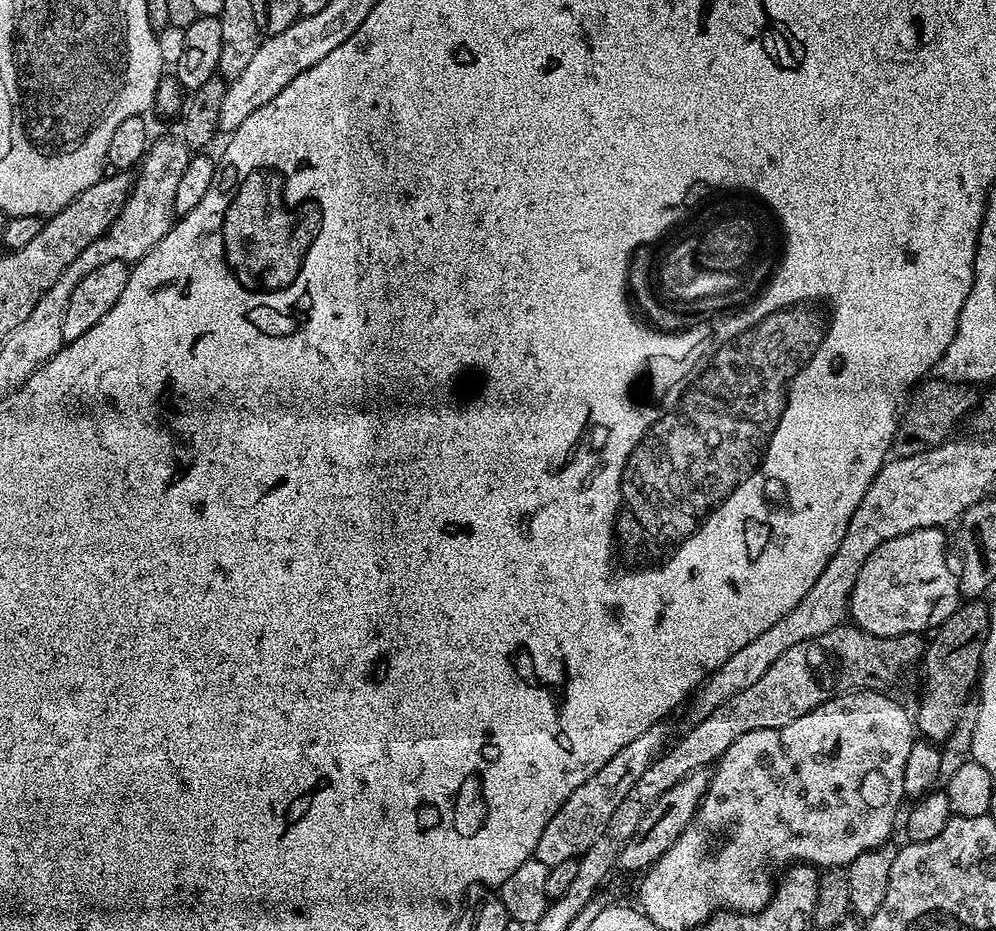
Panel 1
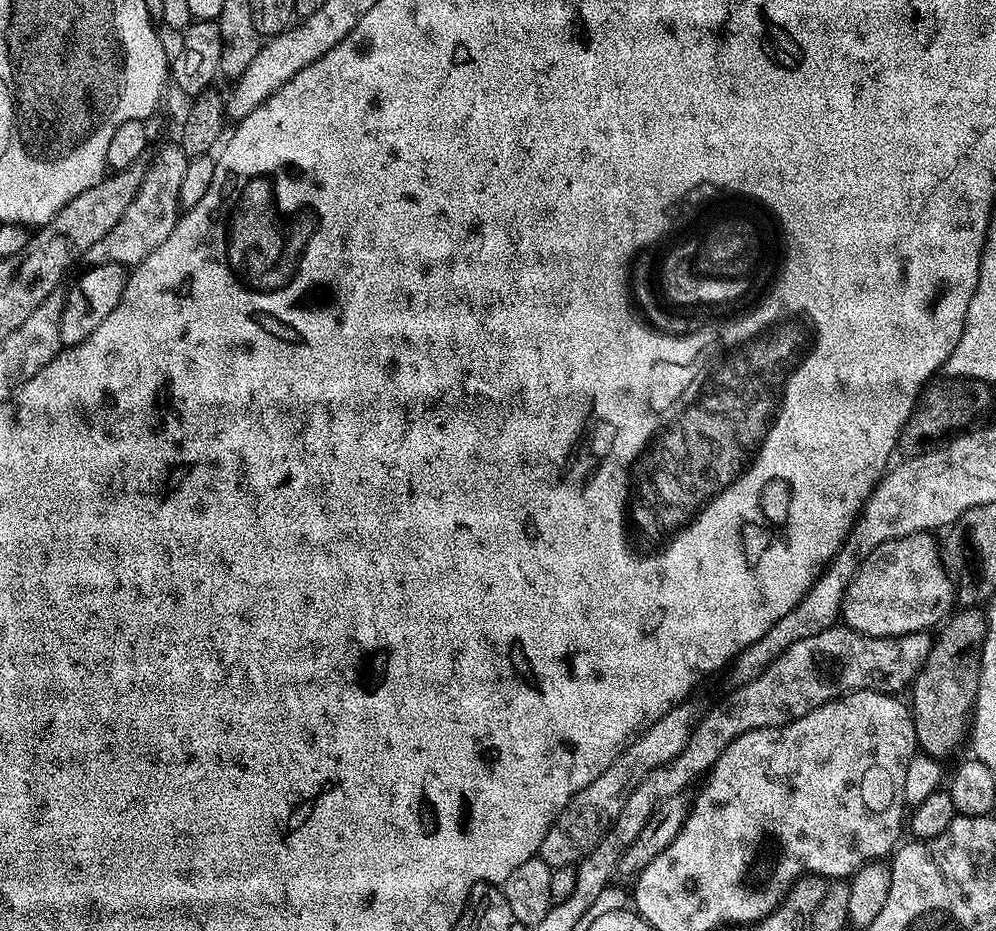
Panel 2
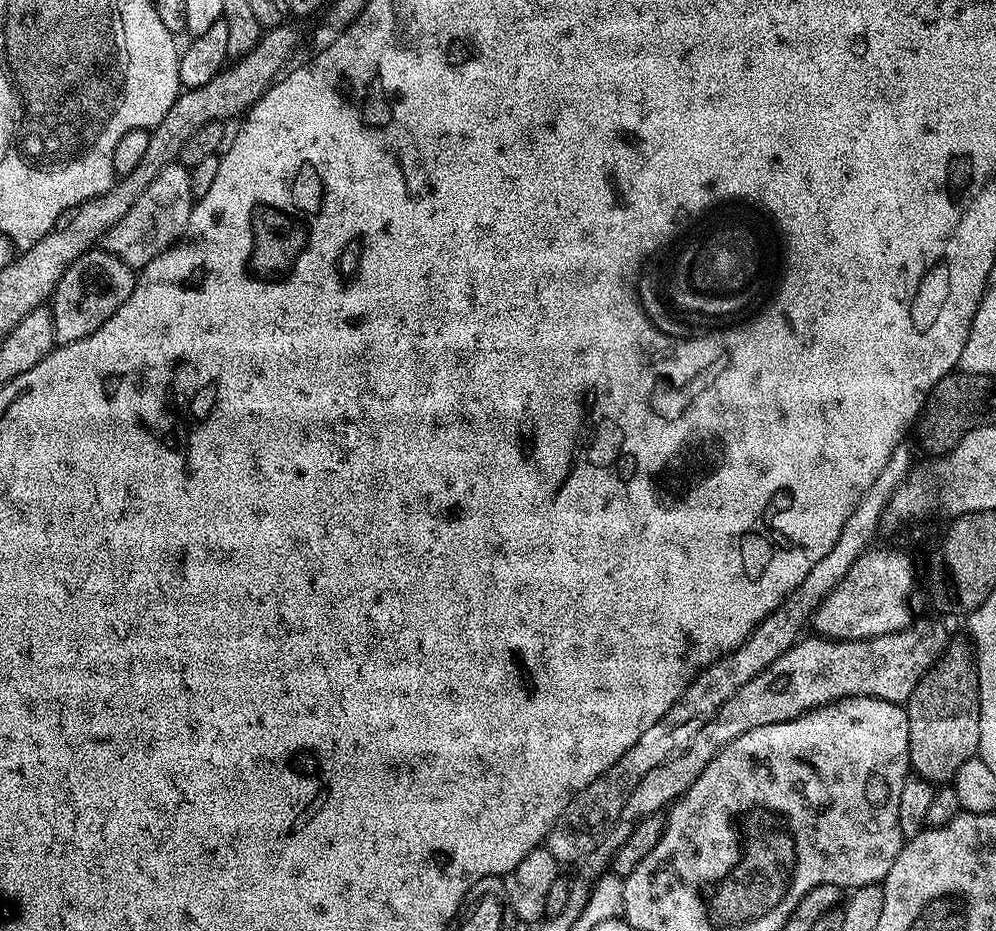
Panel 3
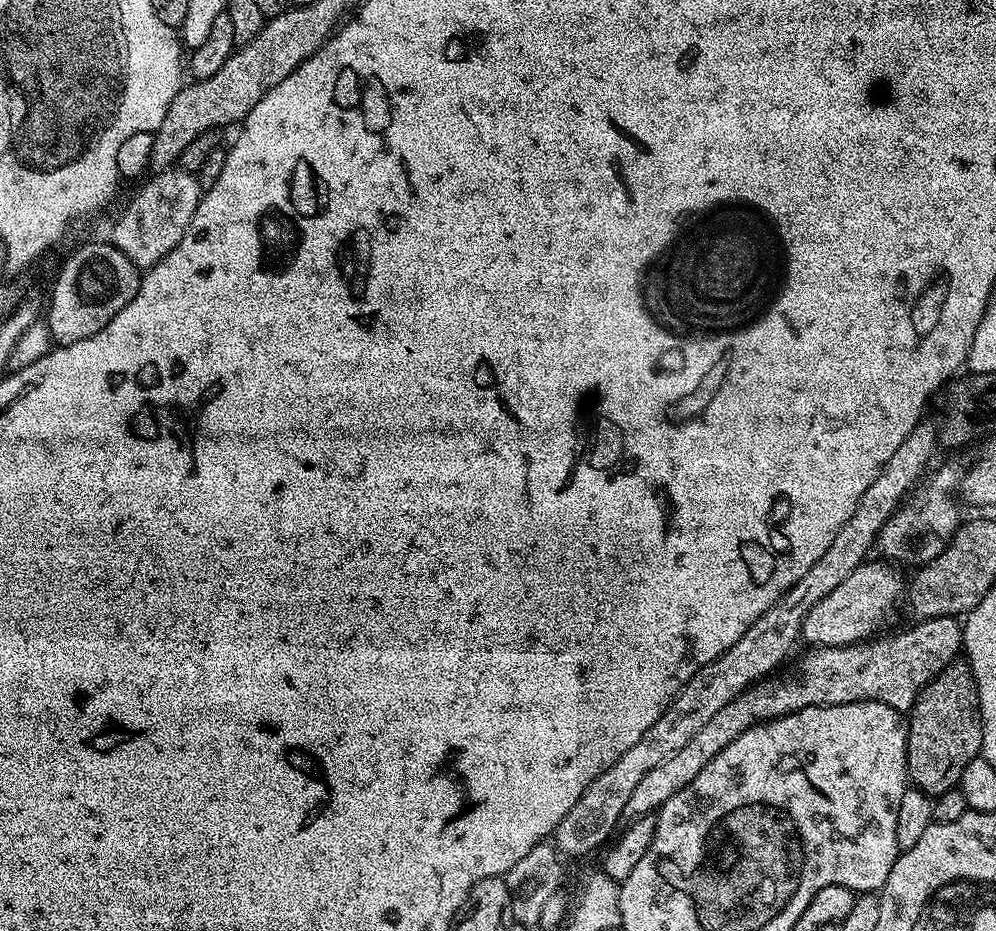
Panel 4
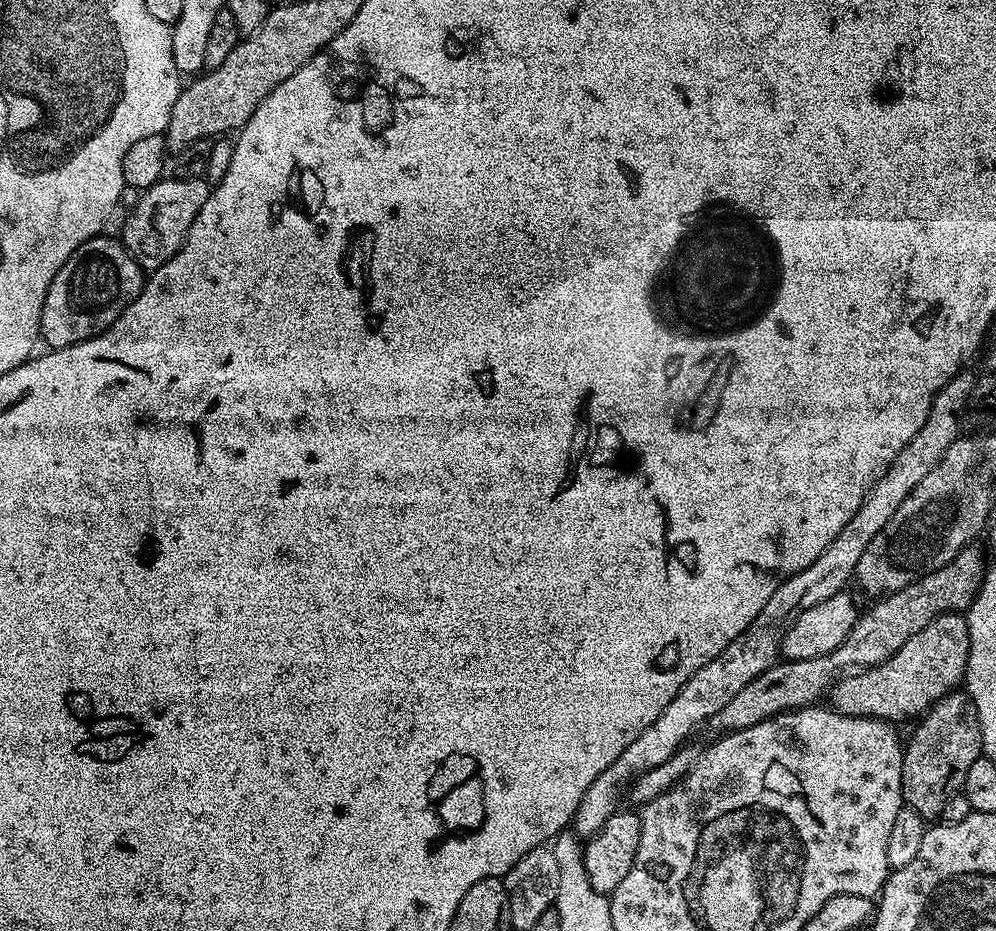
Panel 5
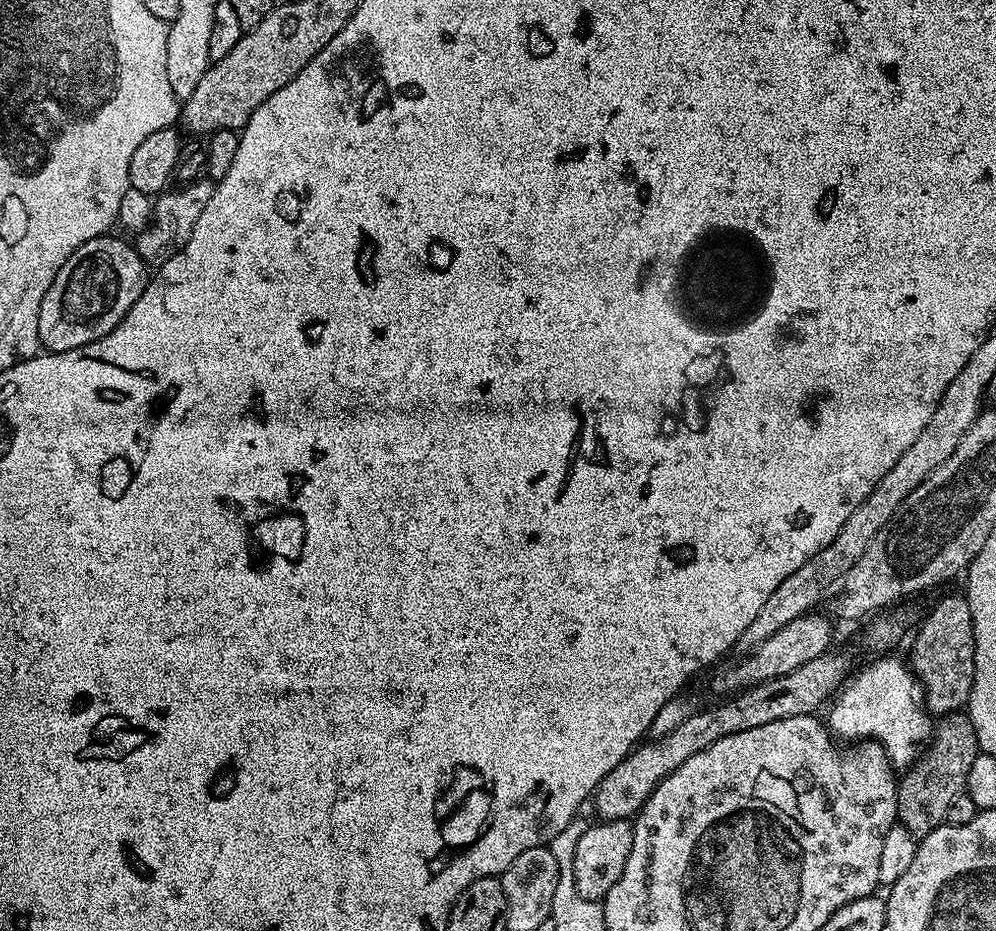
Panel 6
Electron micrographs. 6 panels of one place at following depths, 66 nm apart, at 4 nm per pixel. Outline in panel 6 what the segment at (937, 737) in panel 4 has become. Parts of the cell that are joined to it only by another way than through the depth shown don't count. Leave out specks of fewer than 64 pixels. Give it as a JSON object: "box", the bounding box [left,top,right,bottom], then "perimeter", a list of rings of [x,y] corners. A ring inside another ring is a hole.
{"box":[896,711,980,838],"perimeter":[[[963,711],[952,712],[943,717],[935,725],[930,737],[930,743],[916,757],[916,761],[899,777],[896,793],[898,794],[898,806],[896,807],[896,819],[900,825],[908,831],[908,835],[919,838],[930,834],[938,825],[946,821],[946,809],[950,802],[958,798],[958,794],[964,791],[966,786],[966,774],[970,774],[970,765],[974,763],[977,752],[980,751],[980,744],[974,734],[974,726],[971,718]]]}

